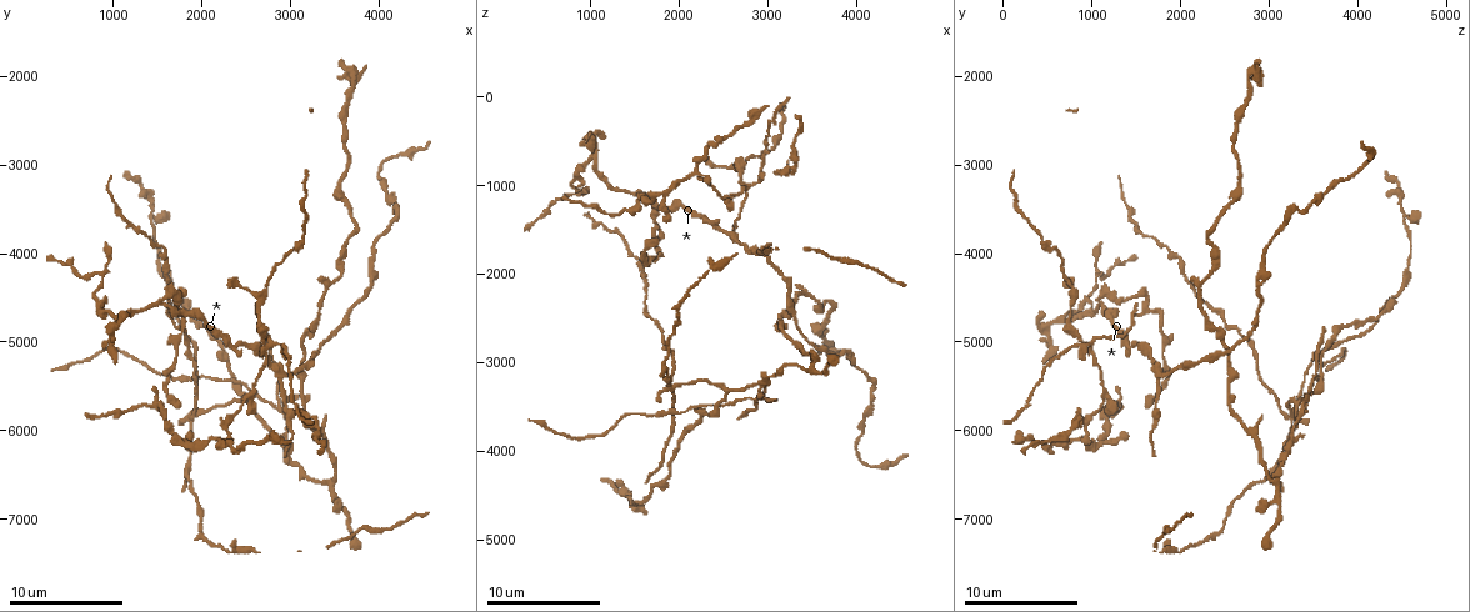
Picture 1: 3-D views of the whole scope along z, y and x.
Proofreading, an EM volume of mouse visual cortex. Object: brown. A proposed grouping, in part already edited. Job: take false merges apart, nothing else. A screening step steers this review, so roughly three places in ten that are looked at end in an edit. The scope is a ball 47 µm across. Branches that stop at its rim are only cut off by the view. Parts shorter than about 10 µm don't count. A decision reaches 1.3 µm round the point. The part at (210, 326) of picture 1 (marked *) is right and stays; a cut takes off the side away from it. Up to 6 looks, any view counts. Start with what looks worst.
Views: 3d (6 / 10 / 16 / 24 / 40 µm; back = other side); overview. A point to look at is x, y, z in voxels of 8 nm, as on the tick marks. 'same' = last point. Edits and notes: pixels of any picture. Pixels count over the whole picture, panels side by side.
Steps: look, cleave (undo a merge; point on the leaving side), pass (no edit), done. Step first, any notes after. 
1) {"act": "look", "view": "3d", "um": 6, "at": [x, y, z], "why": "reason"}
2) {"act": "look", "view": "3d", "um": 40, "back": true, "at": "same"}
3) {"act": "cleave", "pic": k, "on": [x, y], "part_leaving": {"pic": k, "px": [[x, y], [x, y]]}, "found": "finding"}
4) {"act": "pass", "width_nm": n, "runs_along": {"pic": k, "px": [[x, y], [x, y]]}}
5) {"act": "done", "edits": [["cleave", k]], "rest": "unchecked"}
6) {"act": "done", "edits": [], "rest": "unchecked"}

{"act": "look", "view": "3d", "um": 6, "at": [3150, 5050, 2550], "why": "a fork"}

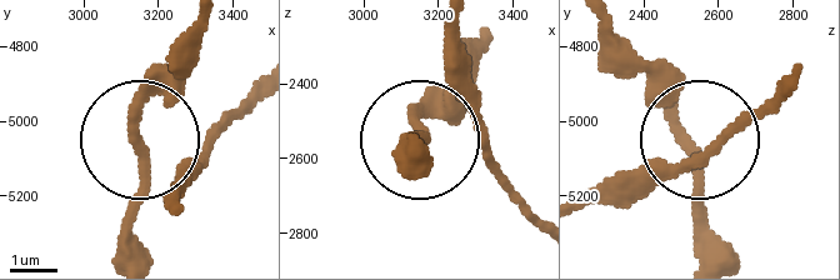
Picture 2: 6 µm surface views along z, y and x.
{"act": "look", "view": "3d", "um": 6, "back": true, "at": [3150, 5050, 2510]}

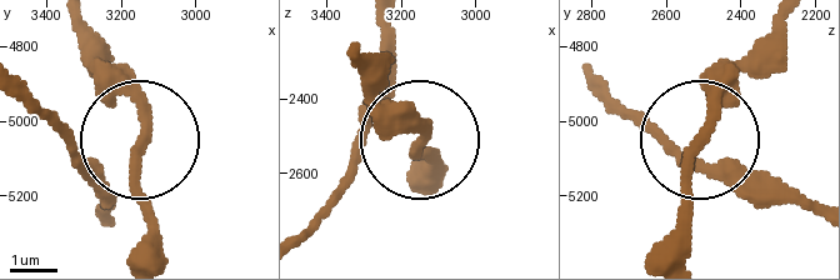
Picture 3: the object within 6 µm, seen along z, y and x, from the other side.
{"act": "pass", "width_nm": 190, "runs_along": {"pic": 3, "px": [[813, 210], [764, 194], [701, 139], [716, 91], [773, 35]]}, "found": "continuous, no second cell"}

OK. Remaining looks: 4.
{"act": "look", "view": "3d", "um": 16, "at": [2700, 5100, 950], "why": "looks like a crossing"}

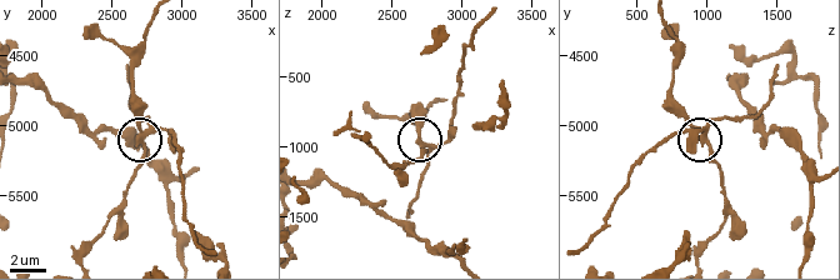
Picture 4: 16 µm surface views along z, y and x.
{"act": "cleave", "pic": 4, "on": [448, 138], "part_leaving": {"pic": 4, "px": [[703, 135], [660, 141], [580, 248]]}, "found": "two cells meet here"}

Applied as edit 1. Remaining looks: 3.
{"act": "look", "view": "3d", "um": 6, "at": [1600, 4500, 1050], "why": "small branch off a trunk"}

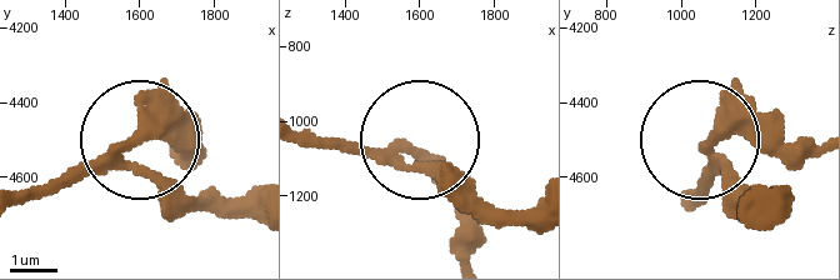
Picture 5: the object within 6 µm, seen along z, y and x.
{"act": "pass", "side_arm_um": 19, "runs_along": {"pic": 5, "px": [[256, 220], [185, 209], [121, 145], [34, 196]]}, "found": "continuous, no second cell"}

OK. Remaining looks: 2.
{"act": "done", "edits": [["cleave", 4]], "rest": "unchecked"}

